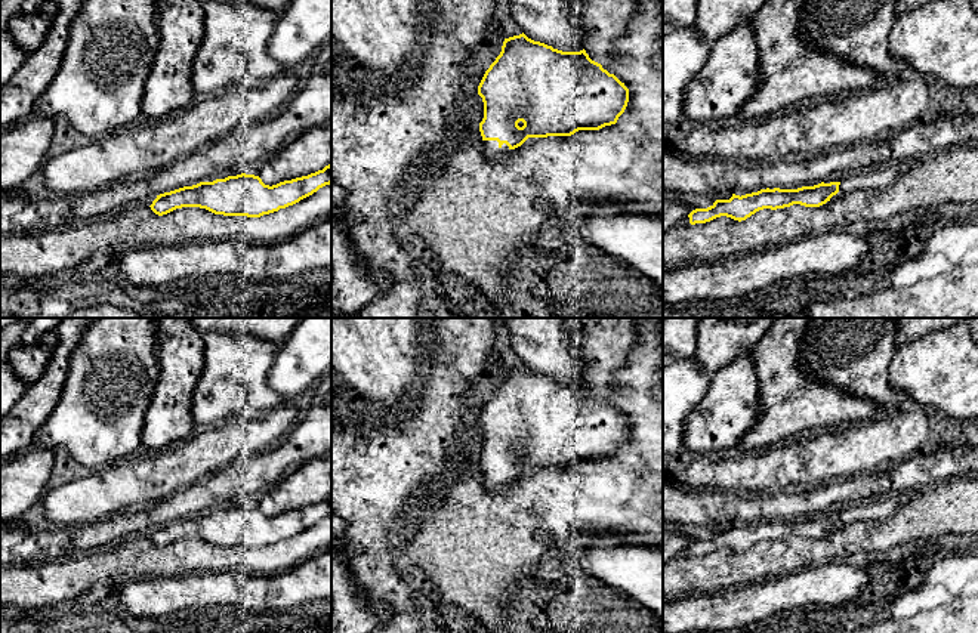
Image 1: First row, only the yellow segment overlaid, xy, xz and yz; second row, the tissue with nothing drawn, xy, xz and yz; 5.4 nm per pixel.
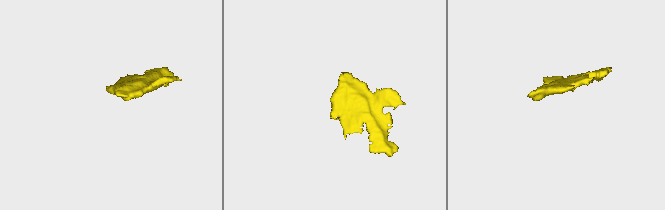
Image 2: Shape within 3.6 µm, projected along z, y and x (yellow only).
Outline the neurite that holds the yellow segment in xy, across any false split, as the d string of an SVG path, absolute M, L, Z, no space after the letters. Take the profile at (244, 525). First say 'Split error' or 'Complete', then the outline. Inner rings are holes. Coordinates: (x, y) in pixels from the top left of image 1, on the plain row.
Complete. M331 495L272 518L259 507L241 504L160 525L149 538L158 547L182 538L200 538L215 546L260 549L293 537L330 515Z

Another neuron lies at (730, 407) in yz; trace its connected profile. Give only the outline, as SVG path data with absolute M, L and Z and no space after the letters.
M741 353L710 377L710 386L688 414L684 448L706 456L732 448L756 423L759 379L750 353Z

